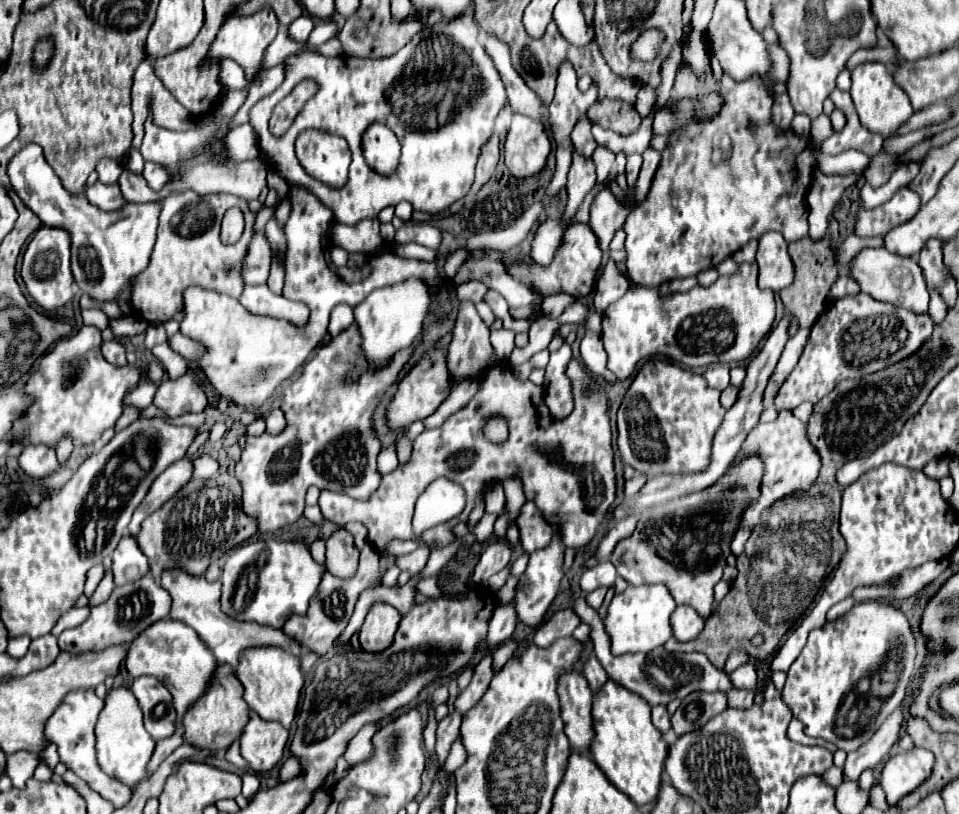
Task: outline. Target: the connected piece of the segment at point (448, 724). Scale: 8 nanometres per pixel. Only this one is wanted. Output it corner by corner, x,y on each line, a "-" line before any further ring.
453,712
449,716
445,716
439,724
437,724
437,760
439,764
443,764
449,756
449,750
453,746
453,742
459,738
459,724
461,724
461,714

